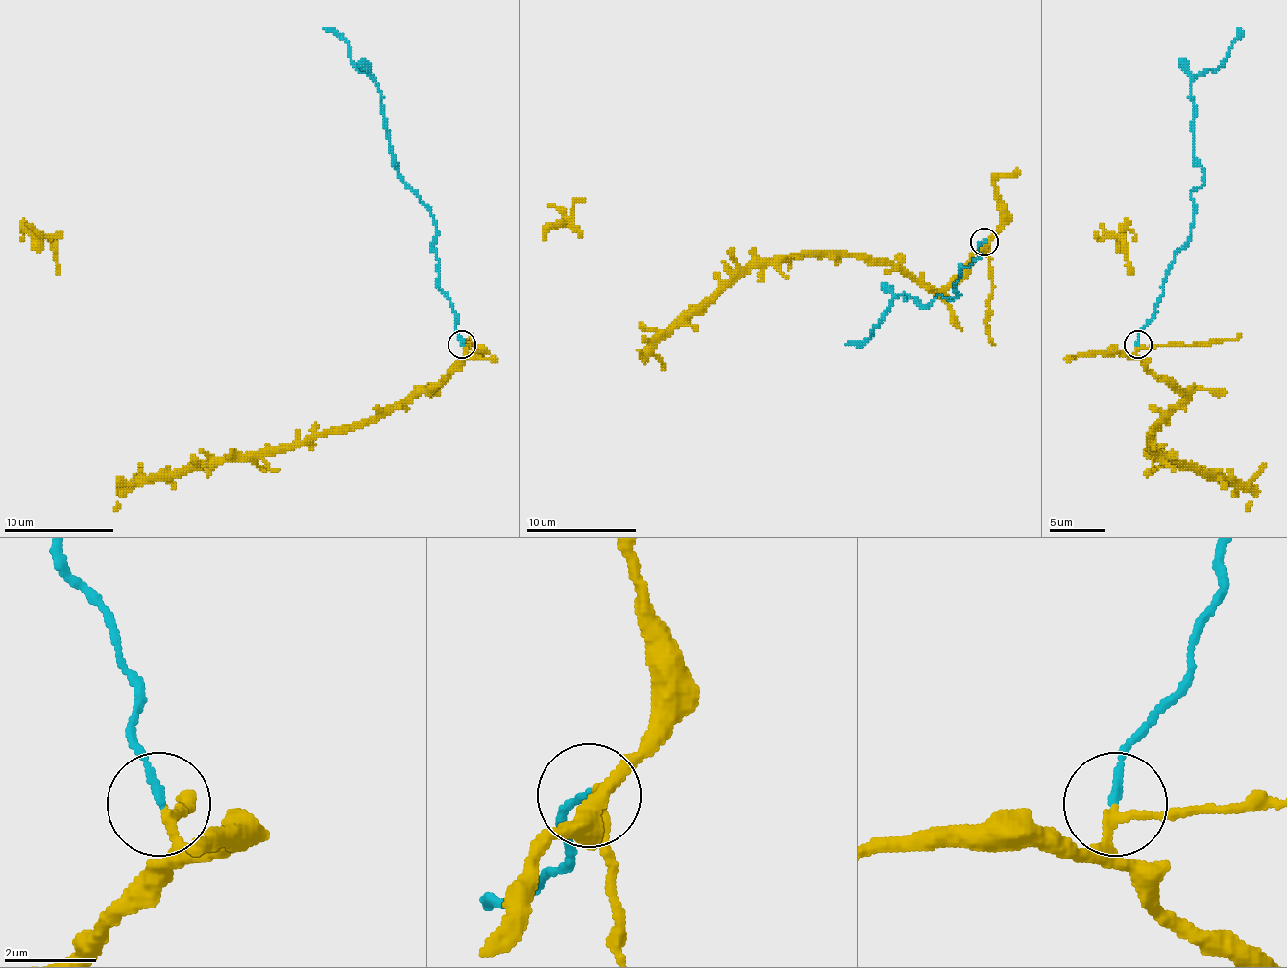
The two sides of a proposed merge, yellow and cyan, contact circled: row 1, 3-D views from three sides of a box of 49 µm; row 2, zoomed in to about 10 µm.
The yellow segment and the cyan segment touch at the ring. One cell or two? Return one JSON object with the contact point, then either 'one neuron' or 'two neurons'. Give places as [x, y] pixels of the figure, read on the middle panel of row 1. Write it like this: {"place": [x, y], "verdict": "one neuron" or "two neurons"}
{"place": [984, 242], "verdict": "two neurons"}

